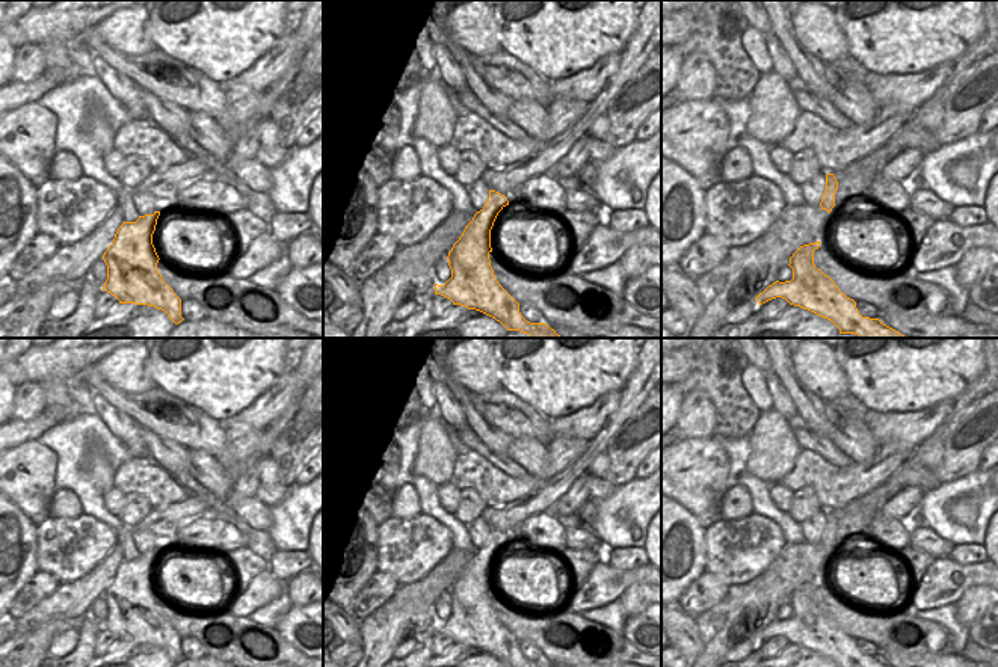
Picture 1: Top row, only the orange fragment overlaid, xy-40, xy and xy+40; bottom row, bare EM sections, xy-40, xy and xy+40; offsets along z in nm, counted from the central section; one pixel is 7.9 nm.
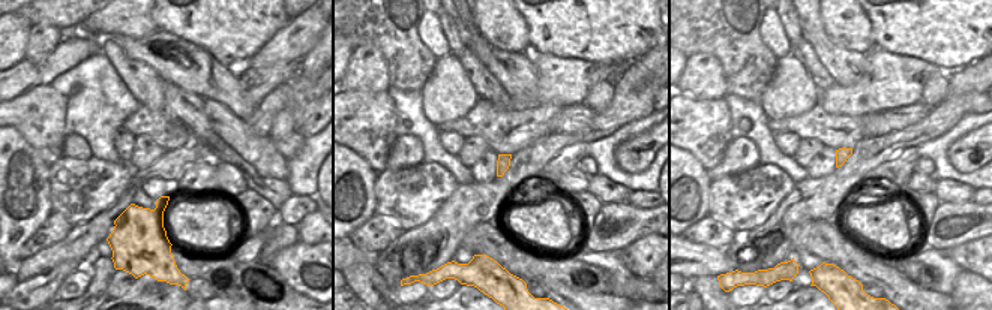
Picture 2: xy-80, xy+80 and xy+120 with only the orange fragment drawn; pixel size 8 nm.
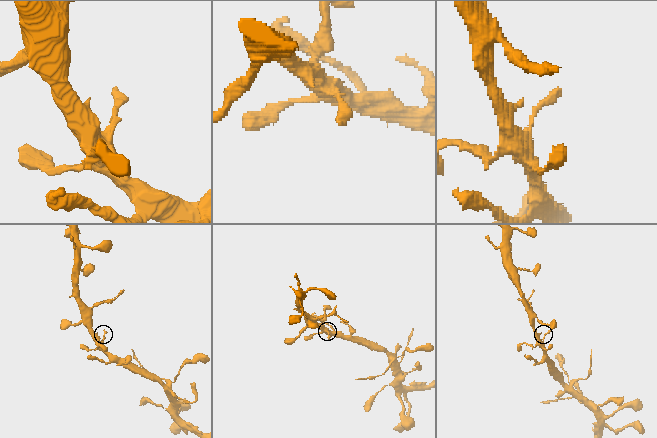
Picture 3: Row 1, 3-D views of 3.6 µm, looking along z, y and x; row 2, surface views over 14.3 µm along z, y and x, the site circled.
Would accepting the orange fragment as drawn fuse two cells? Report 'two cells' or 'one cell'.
one cell

